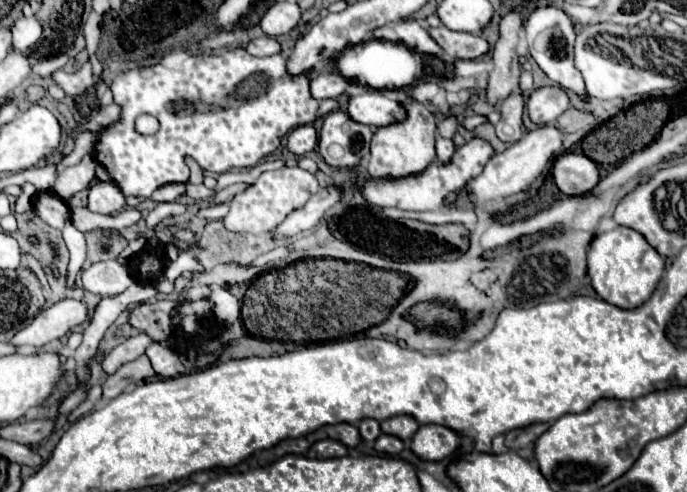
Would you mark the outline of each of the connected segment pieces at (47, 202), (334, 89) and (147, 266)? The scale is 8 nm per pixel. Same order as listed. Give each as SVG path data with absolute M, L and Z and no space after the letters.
M50 190L38 192L34 196L32 210L44 224L48 224L50 228L56 228L56 230L60 230L62 226L66 226L66 222L70 222L68 204L58 194L54 194Z
M338 72L320 74L320 76L312 76L312 80L310 80L310 94L316 100L338 98L340 94L344 94L344 90L348 86L350 86L350 82L346 78L342 78Z
M162 244L162 252L154 250L142 250L138 256L130 260L132 274L138 282L152 284L160 294L172 294L174 292L174 282L166 278L166 266L168 266L168 256L166 256L166 244Z

